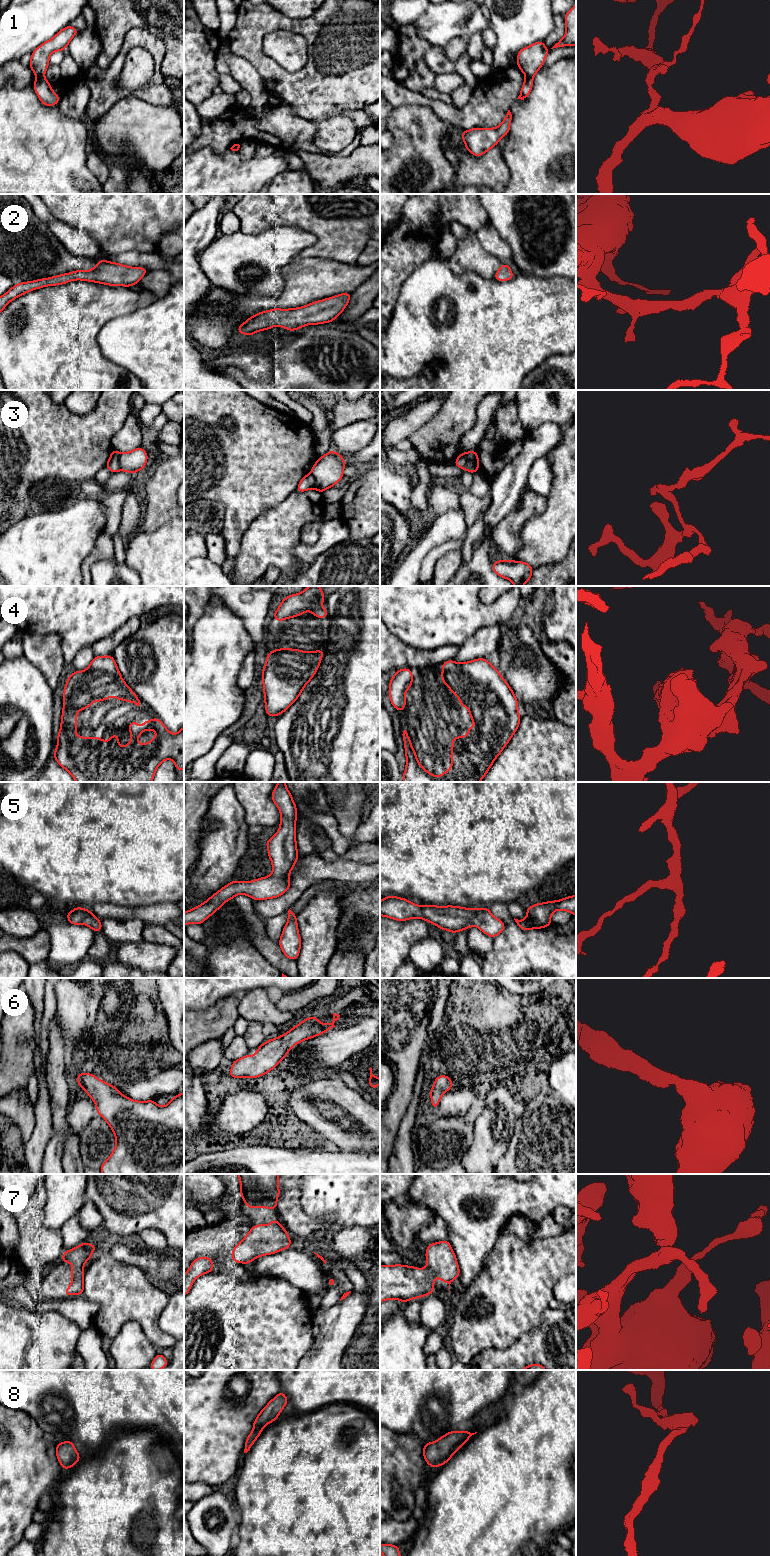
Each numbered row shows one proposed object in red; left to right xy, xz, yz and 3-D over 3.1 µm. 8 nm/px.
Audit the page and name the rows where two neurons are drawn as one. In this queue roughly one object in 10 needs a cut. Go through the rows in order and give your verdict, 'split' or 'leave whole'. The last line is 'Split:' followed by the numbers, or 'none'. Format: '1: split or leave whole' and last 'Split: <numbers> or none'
1: split
2: leave whole
3: split
4: leave whole
5: leave whole
6: leave whole
7: leave whole
8: leave whole
Split: 1, 3

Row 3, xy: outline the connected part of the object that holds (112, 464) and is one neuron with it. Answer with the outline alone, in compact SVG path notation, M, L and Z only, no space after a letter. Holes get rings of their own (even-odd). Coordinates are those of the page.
M112 449L110 458L105 465L113 474L121 470L118 461L119 455L120 453L117 450Z

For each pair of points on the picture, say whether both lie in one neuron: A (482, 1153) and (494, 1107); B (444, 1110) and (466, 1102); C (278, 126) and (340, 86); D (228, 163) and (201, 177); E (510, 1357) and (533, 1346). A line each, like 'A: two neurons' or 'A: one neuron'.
A: one neuron
B: one neuron
C: two neurons
D: one neuron
E: one neuron

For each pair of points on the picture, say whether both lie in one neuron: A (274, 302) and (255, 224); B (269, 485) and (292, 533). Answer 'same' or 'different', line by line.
A: different
B: different

